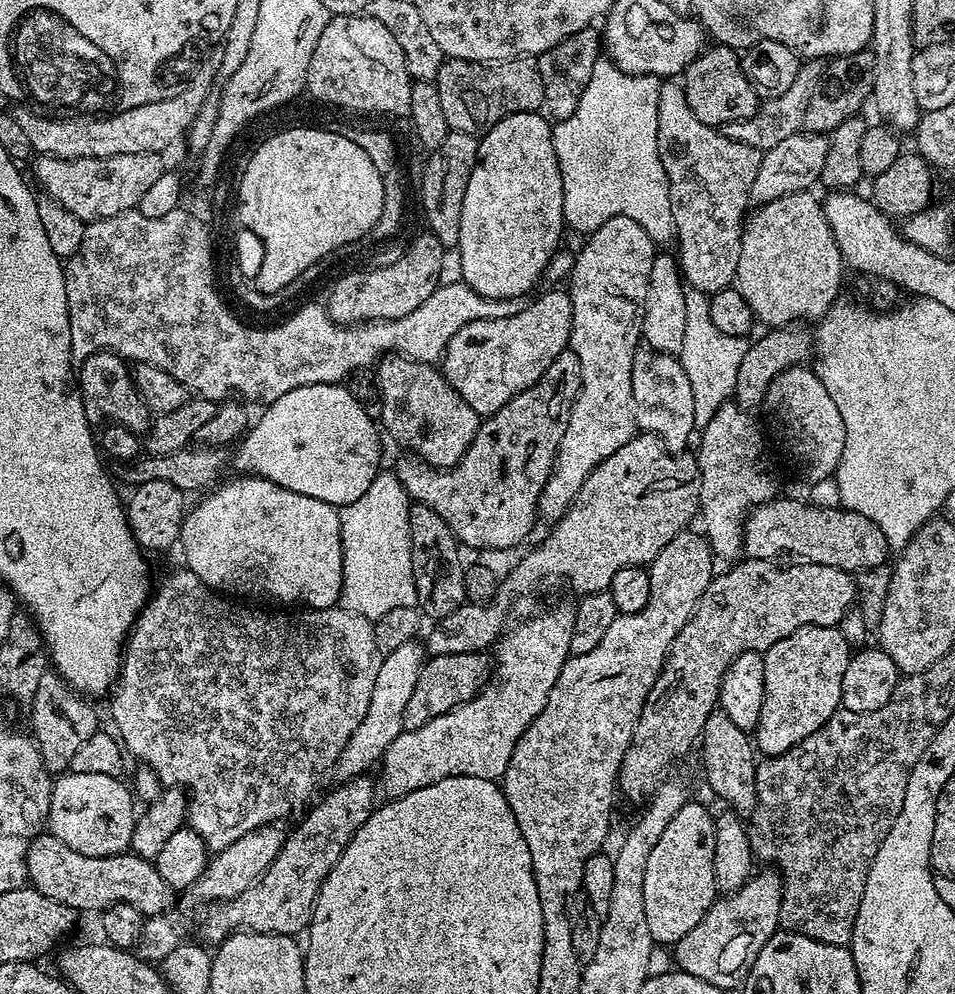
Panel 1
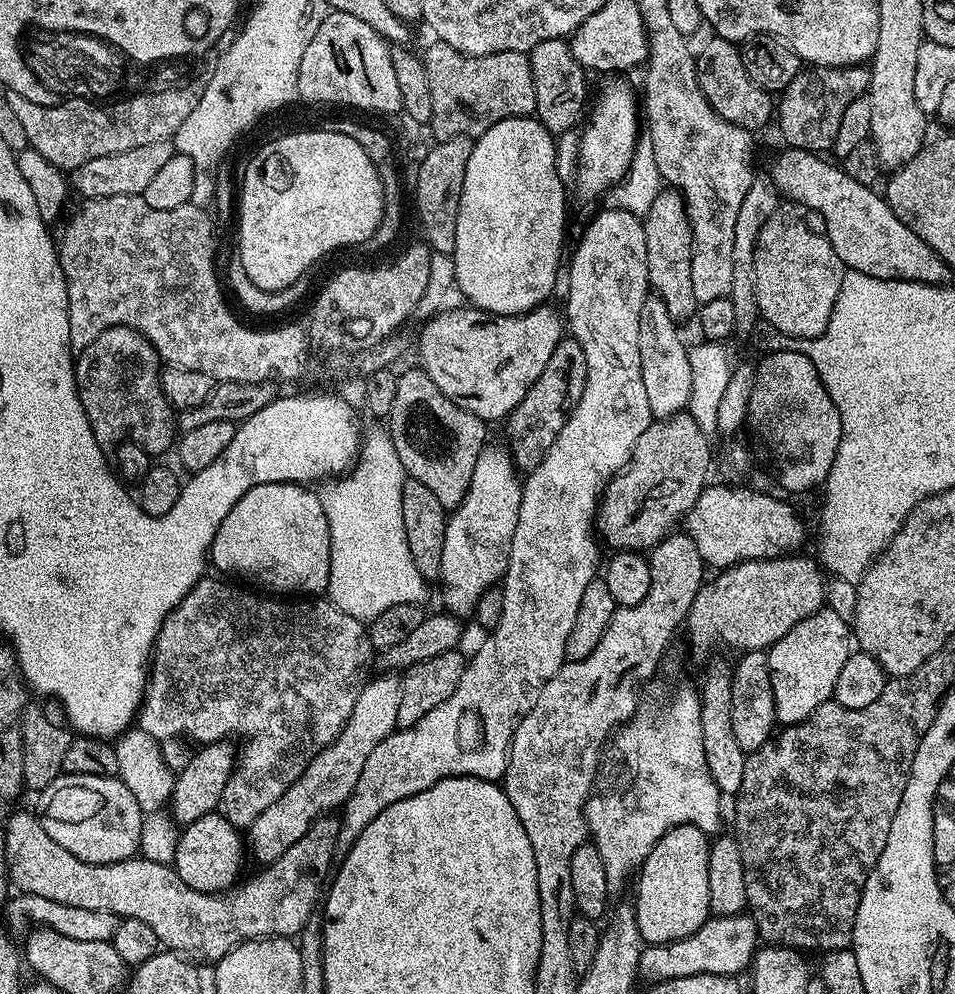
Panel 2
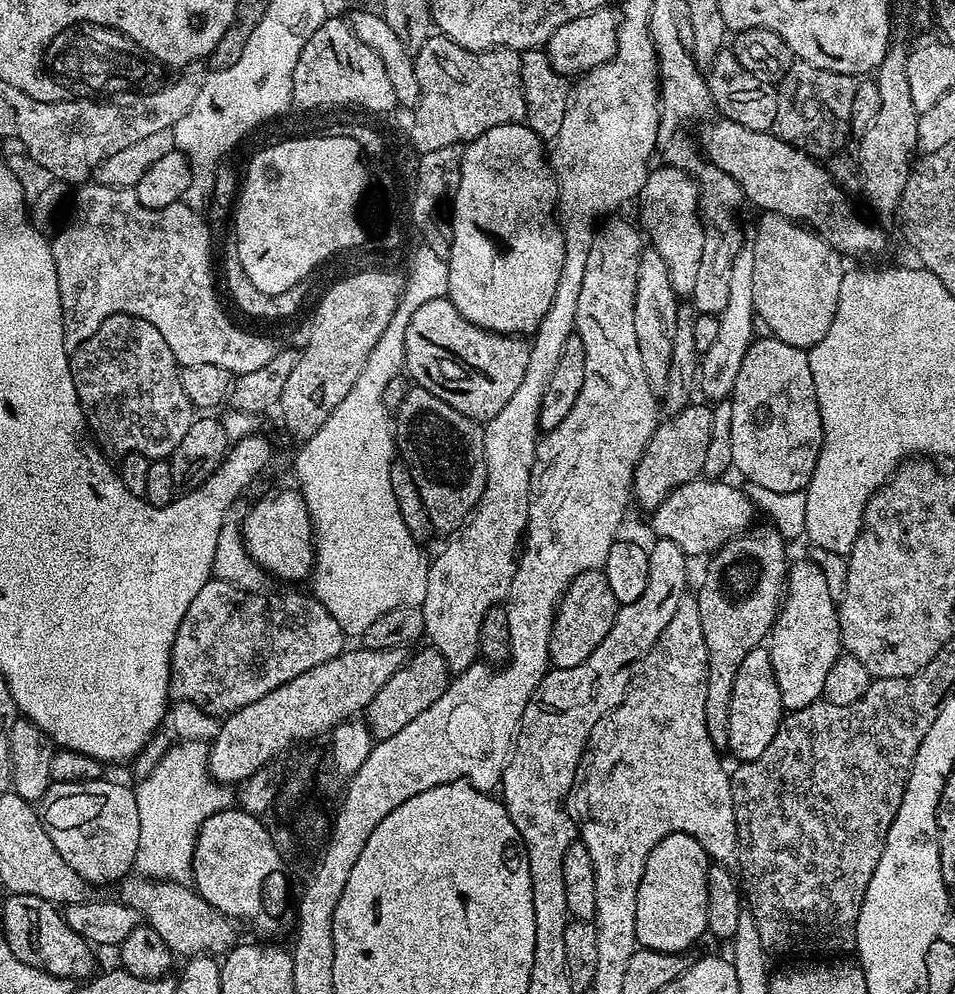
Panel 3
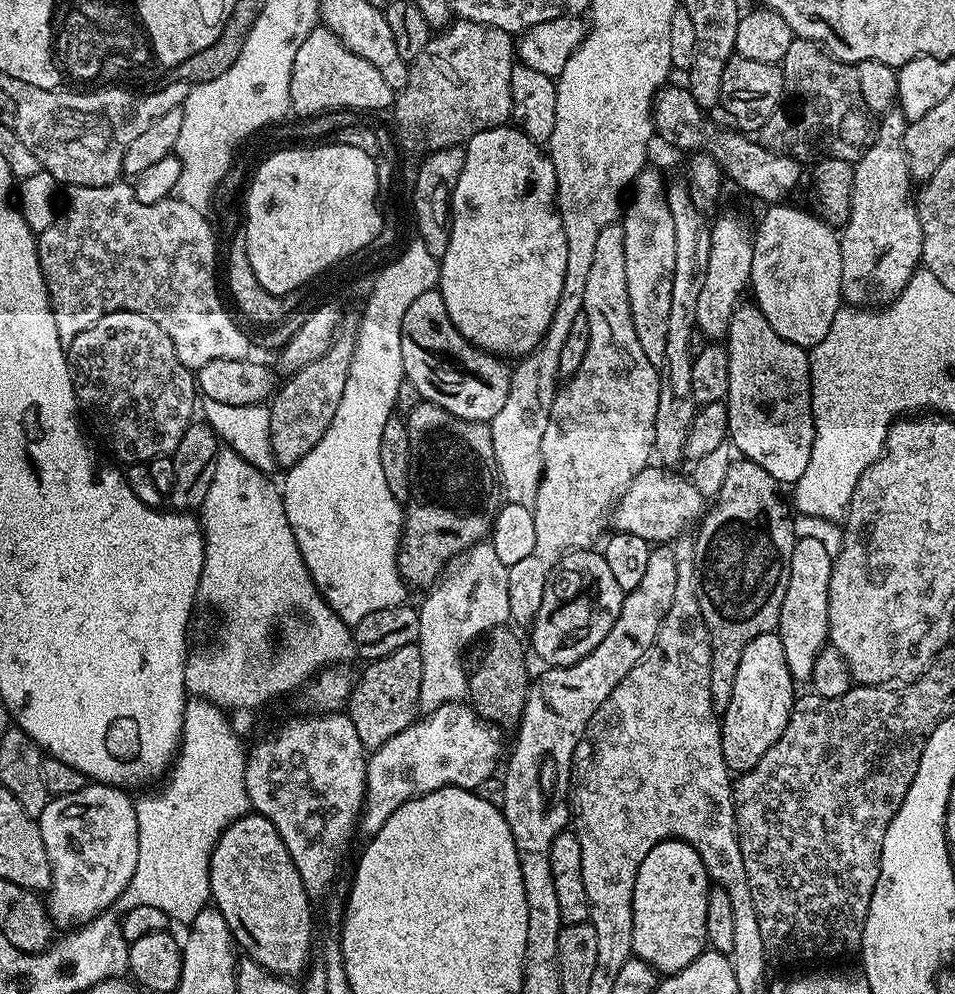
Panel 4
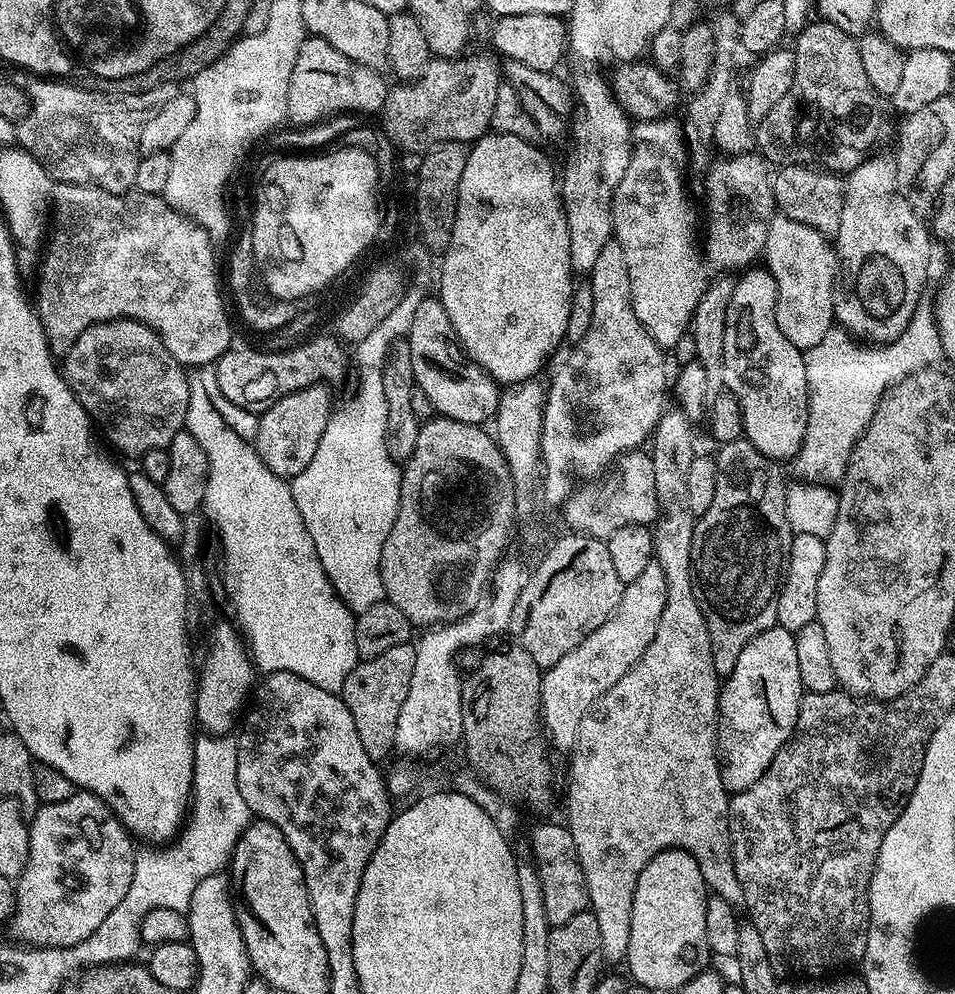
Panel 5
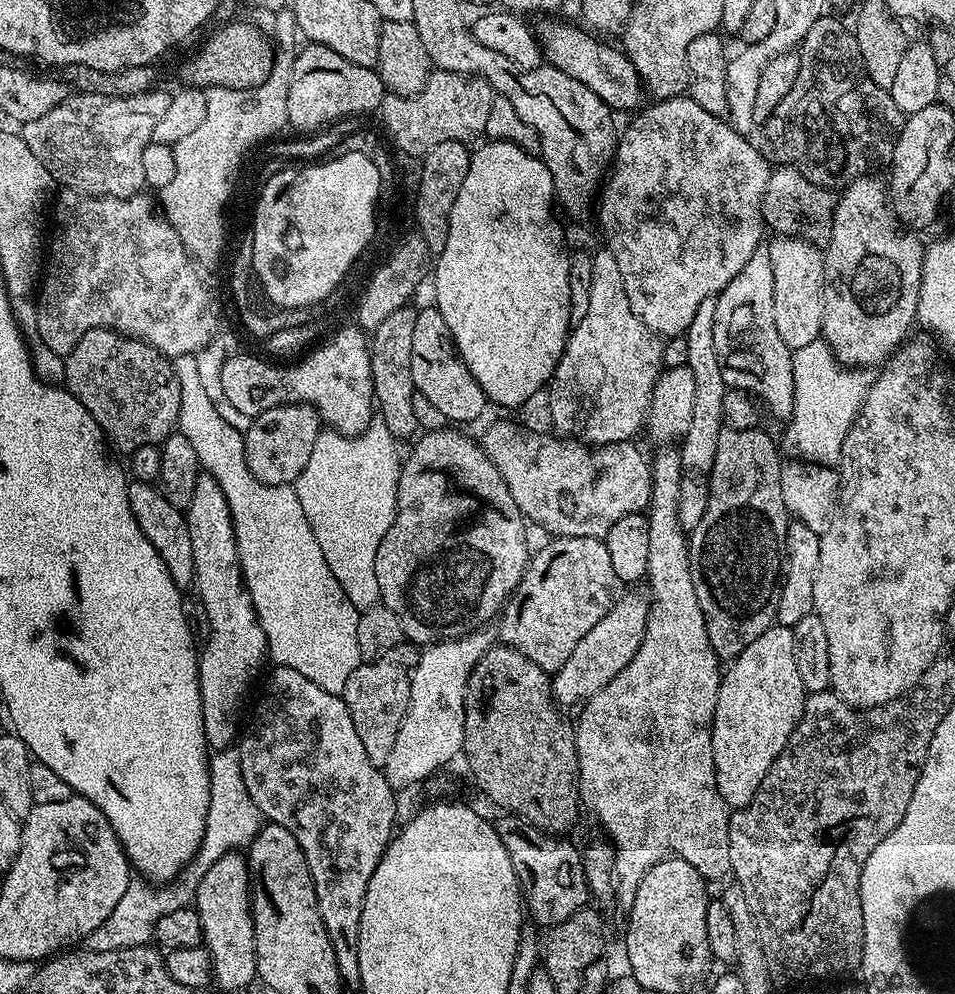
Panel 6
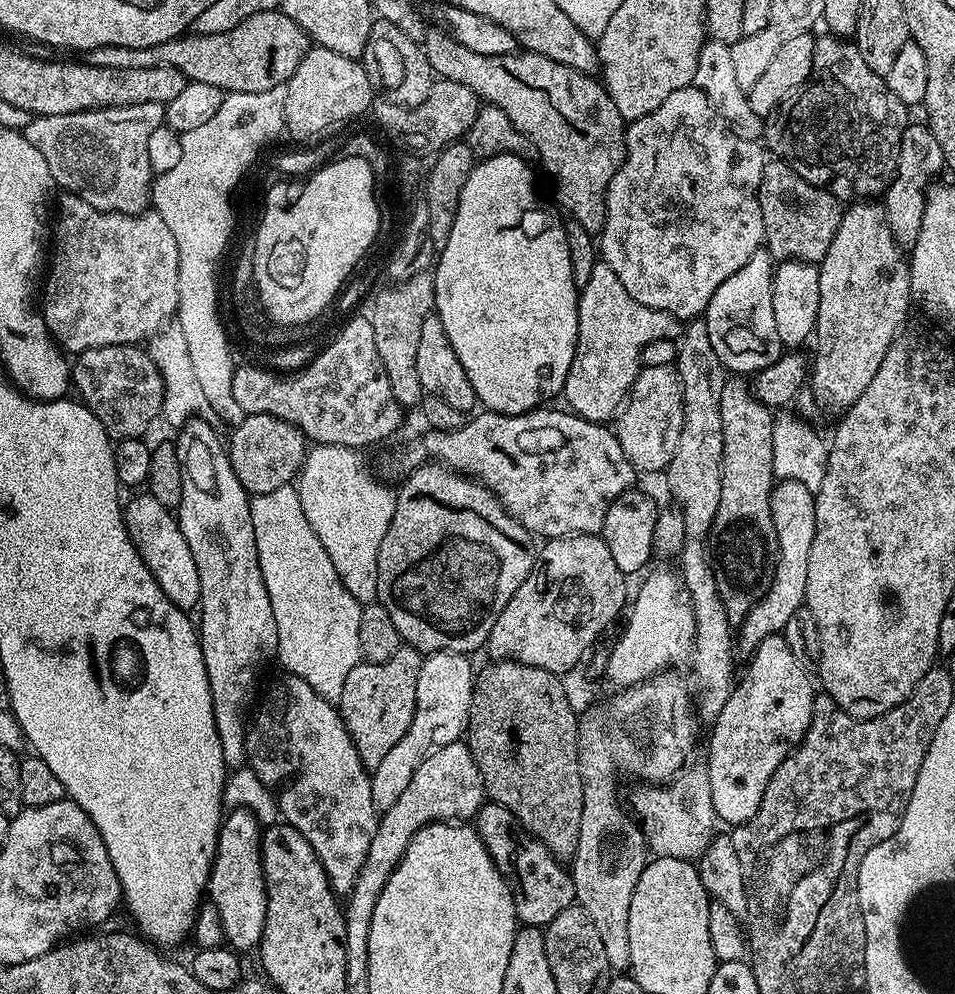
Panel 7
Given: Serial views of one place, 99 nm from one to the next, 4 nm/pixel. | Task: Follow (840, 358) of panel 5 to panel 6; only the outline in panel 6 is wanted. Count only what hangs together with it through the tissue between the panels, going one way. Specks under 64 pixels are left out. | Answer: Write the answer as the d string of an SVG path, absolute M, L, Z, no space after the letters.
M823 338L795 349L792 354L794 370L794 406L787 421L788 444L799 459L810 464L836 466L840 463L842 442L856 421L864 404L868 388L873 382L867 371L856 366L845 366L836 359Z

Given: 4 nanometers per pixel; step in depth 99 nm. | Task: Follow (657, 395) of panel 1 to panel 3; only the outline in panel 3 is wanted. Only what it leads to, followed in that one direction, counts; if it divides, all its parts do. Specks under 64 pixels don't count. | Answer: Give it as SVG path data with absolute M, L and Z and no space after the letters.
M648 246L641 251L638 262L638 282L634 298L634 334L638 337L638 355L642 358L642 367L646 369L646 378L653 392L663 393L670 378L670 354L674 354L674 330L676 329L676 309L678 297L672 289L670 274L666 262Z

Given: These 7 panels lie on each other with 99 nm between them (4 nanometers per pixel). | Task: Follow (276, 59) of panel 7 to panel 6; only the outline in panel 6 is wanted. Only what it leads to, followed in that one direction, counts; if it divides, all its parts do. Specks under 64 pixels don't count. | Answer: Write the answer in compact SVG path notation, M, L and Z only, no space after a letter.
M228 22L228 25L225 28L220 29L218 32L214 33L212 37L209 38L208 41L205 42L204 45L201 46L200 49L197 50L196 53L193 54L192 57L189 58L188 61L184 64L184 81L185 85L194 87L194 88L204 88L207 86L208 88L254 88L257 84L261 84L262 82L266 82L266 78L272 73L272 61L274 59L274 44L271 39L268 40L263 36L262 33L259 32L258 29L255 28L252 24L232 24L236 22Z

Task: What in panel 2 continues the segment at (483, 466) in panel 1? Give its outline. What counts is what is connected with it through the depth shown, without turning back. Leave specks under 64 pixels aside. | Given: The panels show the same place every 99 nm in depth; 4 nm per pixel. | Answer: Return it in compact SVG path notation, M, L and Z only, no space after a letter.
M571 334L554 346L554 354L550 354L550 362L546 362L546 370L538 374L538 382L530 386L526 398L518 402L518 406L506 418L508 424L508 441L506 447L512 454L512 462L520 470L531 470L538 467L542 458L554 446L562 426L566 426L568 416L576 408L582 398L582 390L586 386L586 353Z

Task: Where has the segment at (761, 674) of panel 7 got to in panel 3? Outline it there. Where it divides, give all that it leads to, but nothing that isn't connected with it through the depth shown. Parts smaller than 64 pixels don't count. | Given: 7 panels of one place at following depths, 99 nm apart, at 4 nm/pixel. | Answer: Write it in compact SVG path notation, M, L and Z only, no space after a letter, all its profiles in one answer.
M767 647L750 650L750 654L742 658L742 666L738 666L738 674L734 678L727 751L733 752L737 756L735 759L740 762L758 758L758 754L770 746L770 738L774 738L785 712Z

